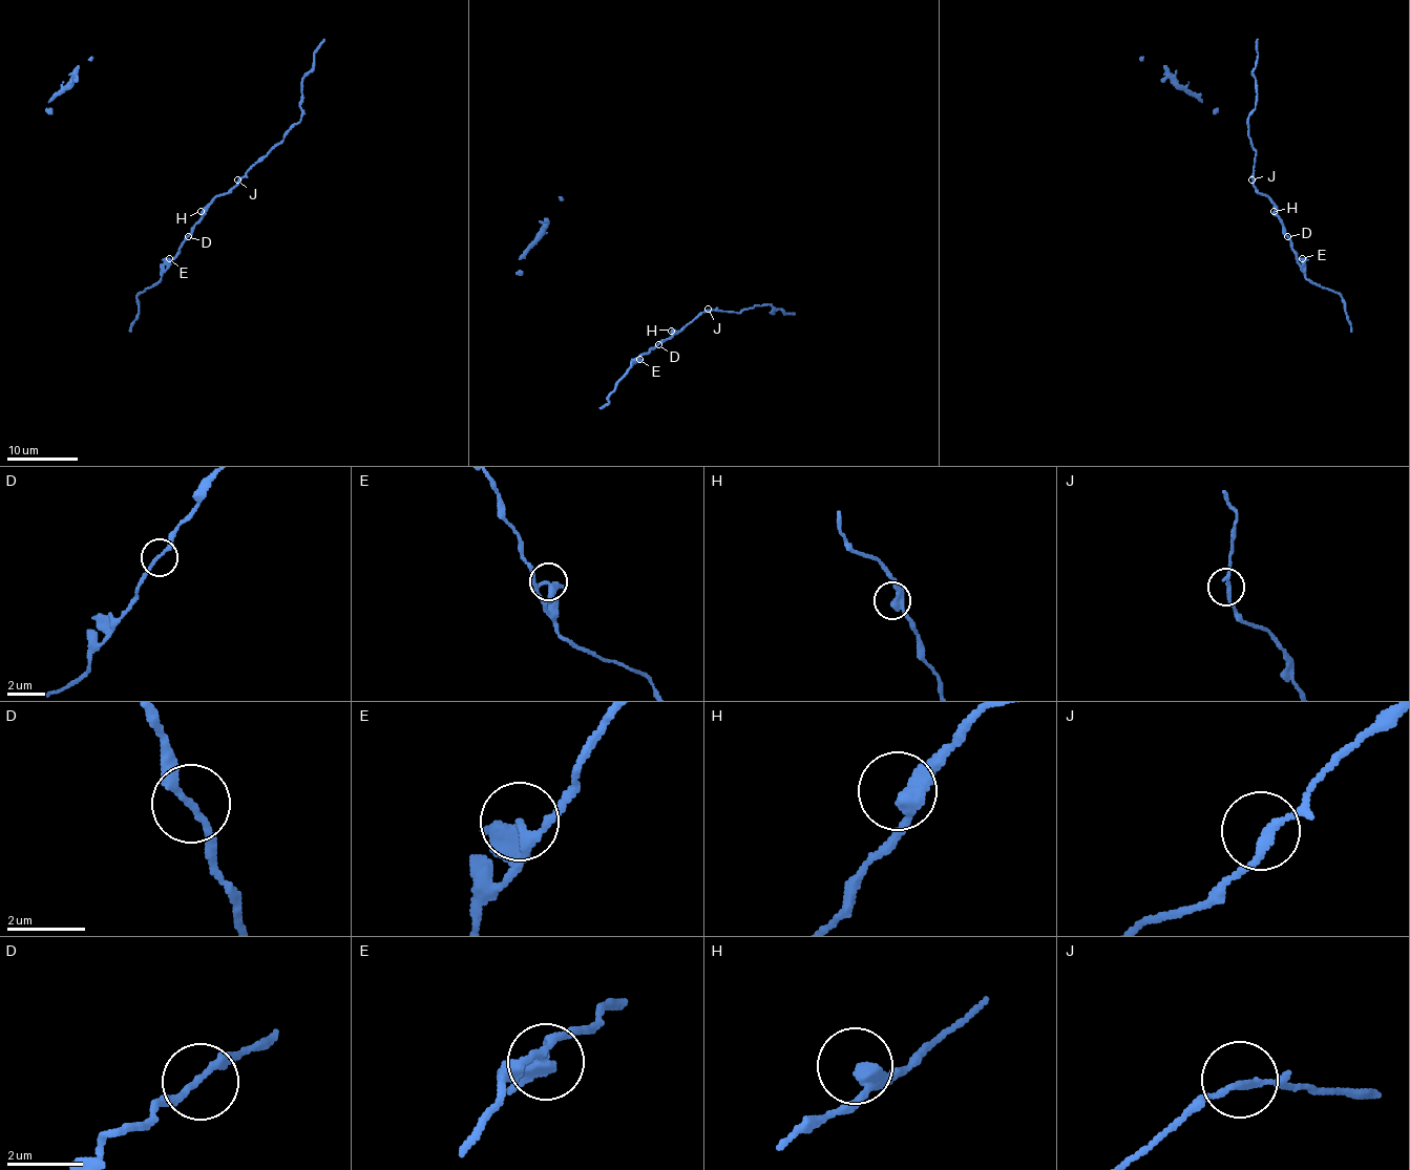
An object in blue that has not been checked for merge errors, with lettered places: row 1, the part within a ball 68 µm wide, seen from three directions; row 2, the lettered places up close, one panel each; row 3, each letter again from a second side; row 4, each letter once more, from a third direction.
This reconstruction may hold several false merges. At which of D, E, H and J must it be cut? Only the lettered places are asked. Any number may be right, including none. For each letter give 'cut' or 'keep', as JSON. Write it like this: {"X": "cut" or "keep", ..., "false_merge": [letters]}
{"D": "keep", "E": "keep", "H": "keep", "J": "keep", "false_merge": []}

